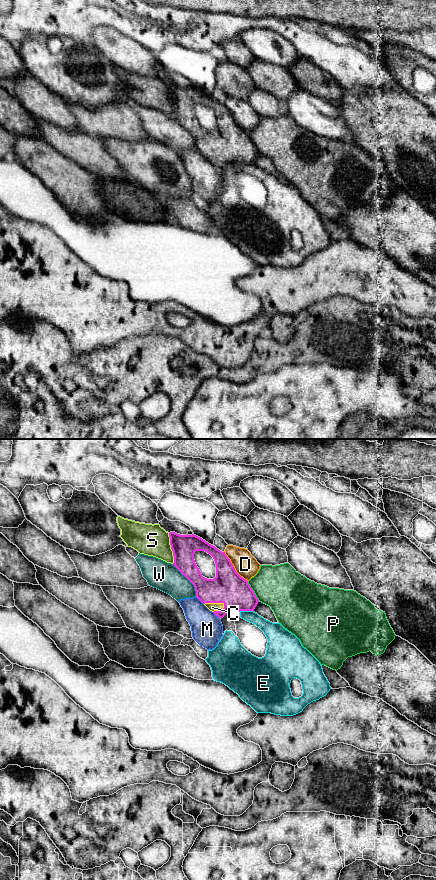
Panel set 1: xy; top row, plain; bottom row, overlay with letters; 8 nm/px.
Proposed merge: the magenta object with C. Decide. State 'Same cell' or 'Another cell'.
Same cell

